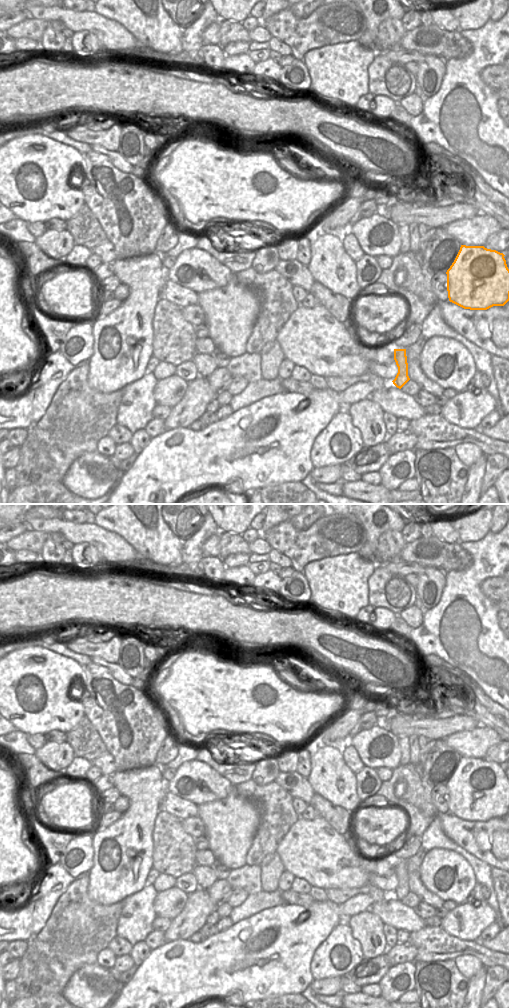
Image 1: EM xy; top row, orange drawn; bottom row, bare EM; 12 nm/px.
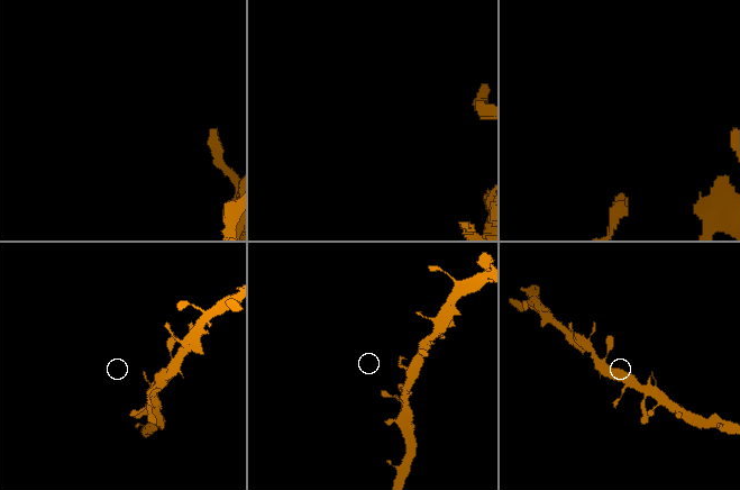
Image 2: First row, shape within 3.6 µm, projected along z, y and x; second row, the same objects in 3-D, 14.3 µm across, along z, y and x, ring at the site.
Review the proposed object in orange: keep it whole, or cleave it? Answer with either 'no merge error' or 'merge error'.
no merge error

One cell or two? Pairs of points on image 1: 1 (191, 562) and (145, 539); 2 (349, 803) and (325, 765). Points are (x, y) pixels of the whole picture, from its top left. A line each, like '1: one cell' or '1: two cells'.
1: two cells
2: one cell

